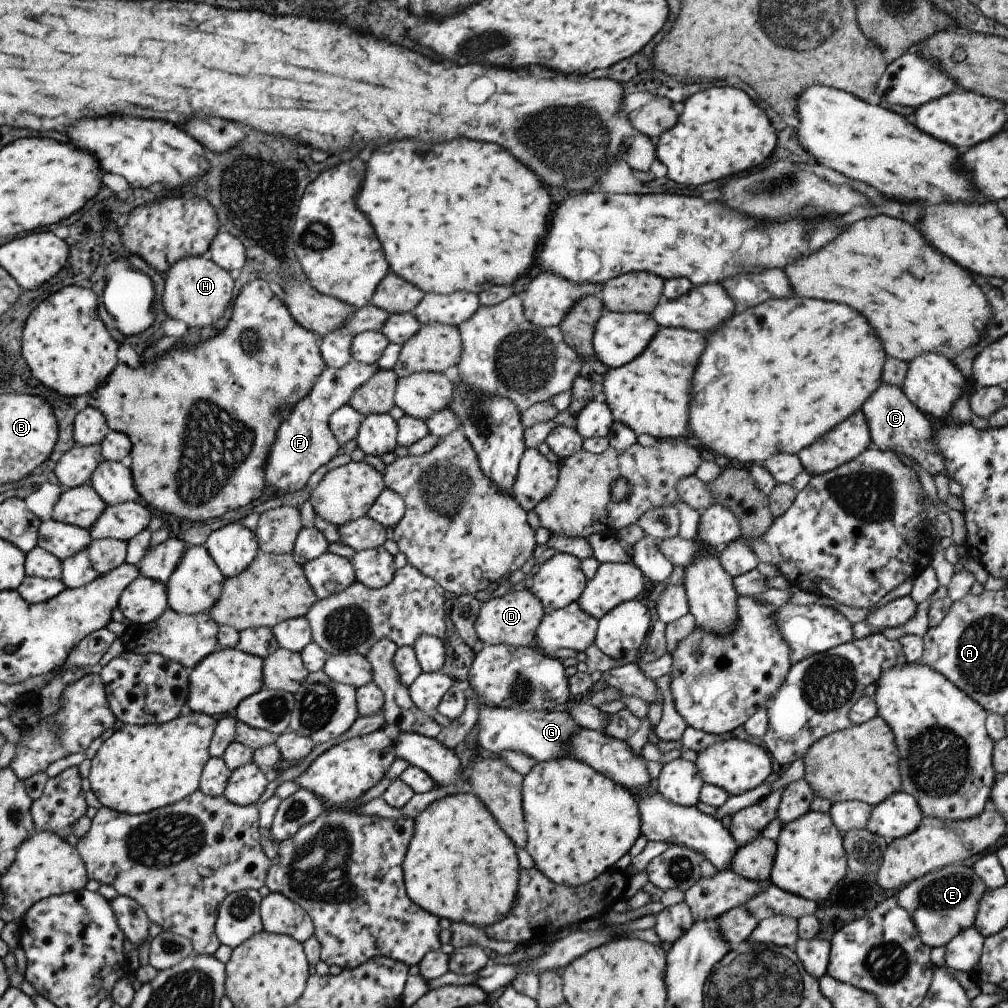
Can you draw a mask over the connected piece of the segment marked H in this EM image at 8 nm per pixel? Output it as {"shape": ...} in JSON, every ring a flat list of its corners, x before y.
{"shape":[[192,256,175,261,163,275,163,308,170,319,183,321,189,330,198,330,219,320,233,298,233,279,206,256]]}

